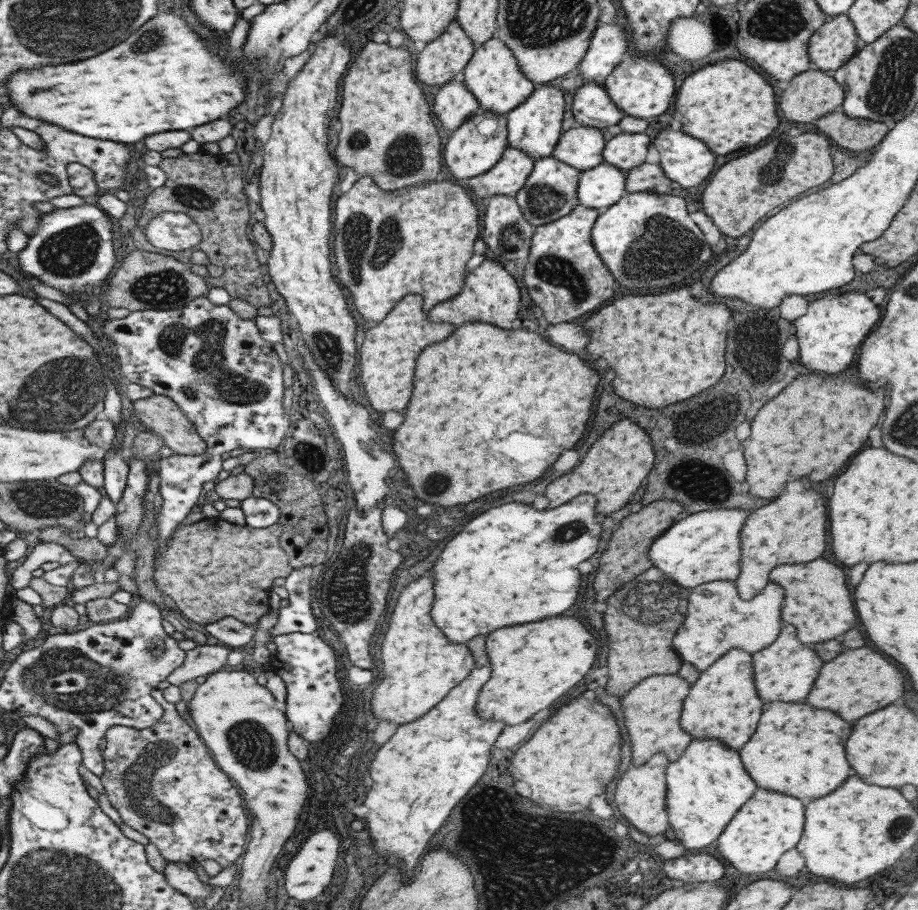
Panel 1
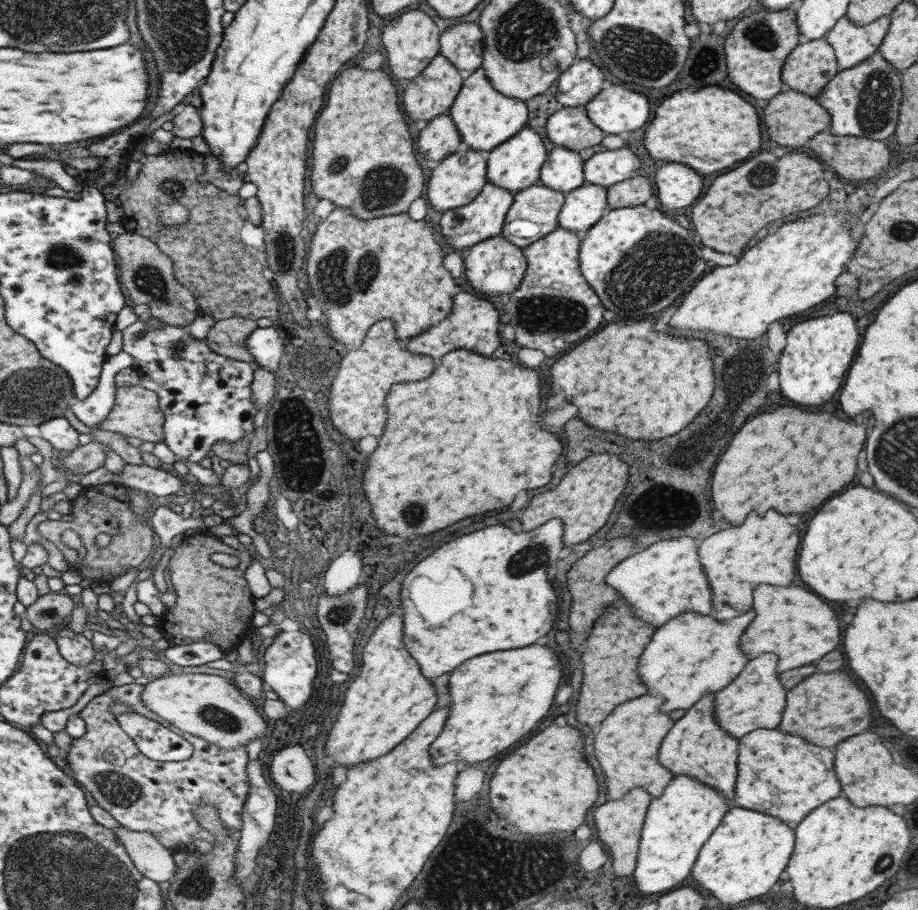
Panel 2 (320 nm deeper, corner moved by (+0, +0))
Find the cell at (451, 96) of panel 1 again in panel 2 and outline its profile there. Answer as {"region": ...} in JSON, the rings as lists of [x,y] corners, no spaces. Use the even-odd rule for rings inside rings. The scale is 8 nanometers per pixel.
{"region":[[[448,113],[440,114],[426,124],[419,125],[417,150],[430,165],[453,154],[461,143],[459,133]]]}

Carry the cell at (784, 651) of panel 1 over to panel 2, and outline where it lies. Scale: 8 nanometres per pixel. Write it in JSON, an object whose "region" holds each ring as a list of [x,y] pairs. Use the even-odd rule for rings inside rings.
{"region":[[[766,652],[749,659],[739,674],[721,690],[714,694],[713,718],[725,733],[733,738],[741,738],[757,728],[775,728],[783,716],[783,707],[787,704],[787,689],[780,683],[779,672],[776,672],[774,654]]]}

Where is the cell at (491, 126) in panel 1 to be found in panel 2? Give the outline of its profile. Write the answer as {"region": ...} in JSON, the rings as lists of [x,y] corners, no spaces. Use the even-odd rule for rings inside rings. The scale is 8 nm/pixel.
{"region":[[[462,142],[457,150],[431,165],[431,174],[427,180],[427,188],[425,188],[425,196],[429,206],[440,212],[463,206],[471,202],[482,186],[486,183],[486,159],[485,154],[475,152]]]}

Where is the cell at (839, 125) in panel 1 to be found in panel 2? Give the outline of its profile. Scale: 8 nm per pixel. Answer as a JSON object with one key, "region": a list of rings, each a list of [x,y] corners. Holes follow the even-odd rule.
{"region":[[[823,130],[810,138],[806,144],[814,156],[830,166],[841,178],[863,182],[882,176],[889,164],[889,150],[881,141],[859,136],[835,136]]]}

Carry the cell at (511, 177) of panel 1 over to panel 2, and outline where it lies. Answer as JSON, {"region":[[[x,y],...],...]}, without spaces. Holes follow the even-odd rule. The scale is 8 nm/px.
{"region":[[[486,182],[479,194],[463,206],[458,206],[451,210],[446,210],[439,218],[439,225],[436,227],[438,235],[443,244],[455,250],[463,250],[471,248],[474,244],[488,237],[495,237],[501,233],[503,228],[503,219],[505,213],[513,202],[513,193],[507,192],[490,182]]]}

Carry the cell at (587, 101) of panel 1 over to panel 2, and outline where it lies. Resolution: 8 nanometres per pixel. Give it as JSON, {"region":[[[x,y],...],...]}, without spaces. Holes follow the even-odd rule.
{"region":[[[584,105],[561,107],[547,117],[544,127],[555,147],[575,151],[599,144],[605,135],[587,118]]]}

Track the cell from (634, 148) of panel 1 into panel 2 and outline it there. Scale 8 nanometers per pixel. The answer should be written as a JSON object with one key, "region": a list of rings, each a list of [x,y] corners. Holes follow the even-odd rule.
{"region":[[[623,146],[617,150],[593,153],[583,161],[582,173],[586,182],[607,188],[634,176],[638,167],[637,156]]]}

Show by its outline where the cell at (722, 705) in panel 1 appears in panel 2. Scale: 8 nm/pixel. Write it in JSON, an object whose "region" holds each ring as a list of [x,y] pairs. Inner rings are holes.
{"region":[[[715,692],[701,697],[695,705],[689,707],[685,715],[676,720],[665,734],[658,748],[658,763],[667,769],[673,777],[688,776],[702,784],[708,784],[724,798],[734,798],[736,781],[735,762],[739,738],[725,733],[713,718]]]}

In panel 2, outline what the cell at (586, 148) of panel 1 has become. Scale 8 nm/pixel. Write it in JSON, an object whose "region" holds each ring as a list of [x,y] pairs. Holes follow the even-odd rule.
{"region":[[[557,146],[545,157],[539,171],[538,184],[556,192],[569,193],[585,183],[582,164],[577,151]]]}

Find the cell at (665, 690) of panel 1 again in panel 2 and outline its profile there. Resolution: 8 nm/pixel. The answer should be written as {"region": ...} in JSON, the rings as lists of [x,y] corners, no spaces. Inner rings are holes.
{"region":[[[646,693],[619,704],[593,734],[593,754],[603,774],[608,800],[619,800],[628,790],[640,786],[652,799],[657,798],[672,779],[672,774],[658,763],[657,753],[663,737],[674,723],[661,713],[663,699]]]}

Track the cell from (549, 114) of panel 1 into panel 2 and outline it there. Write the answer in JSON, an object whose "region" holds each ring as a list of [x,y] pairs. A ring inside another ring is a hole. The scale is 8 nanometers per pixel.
{"region":[[[524,125],[515,136],[498,144],[485,154],[486,182],[490,182],[507,192],[518,193],[528,186],[538,184],[539,171],[546,156],[539,135]]]}

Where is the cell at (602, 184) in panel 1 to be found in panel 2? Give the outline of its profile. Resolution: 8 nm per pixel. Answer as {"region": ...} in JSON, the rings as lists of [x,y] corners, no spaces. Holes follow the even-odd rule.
{"region":[[[585,181],[579,188],[563,195],[563,204],[556,218],[561,229],[583,235],[608,210],[606,188],[603,186]]]}

